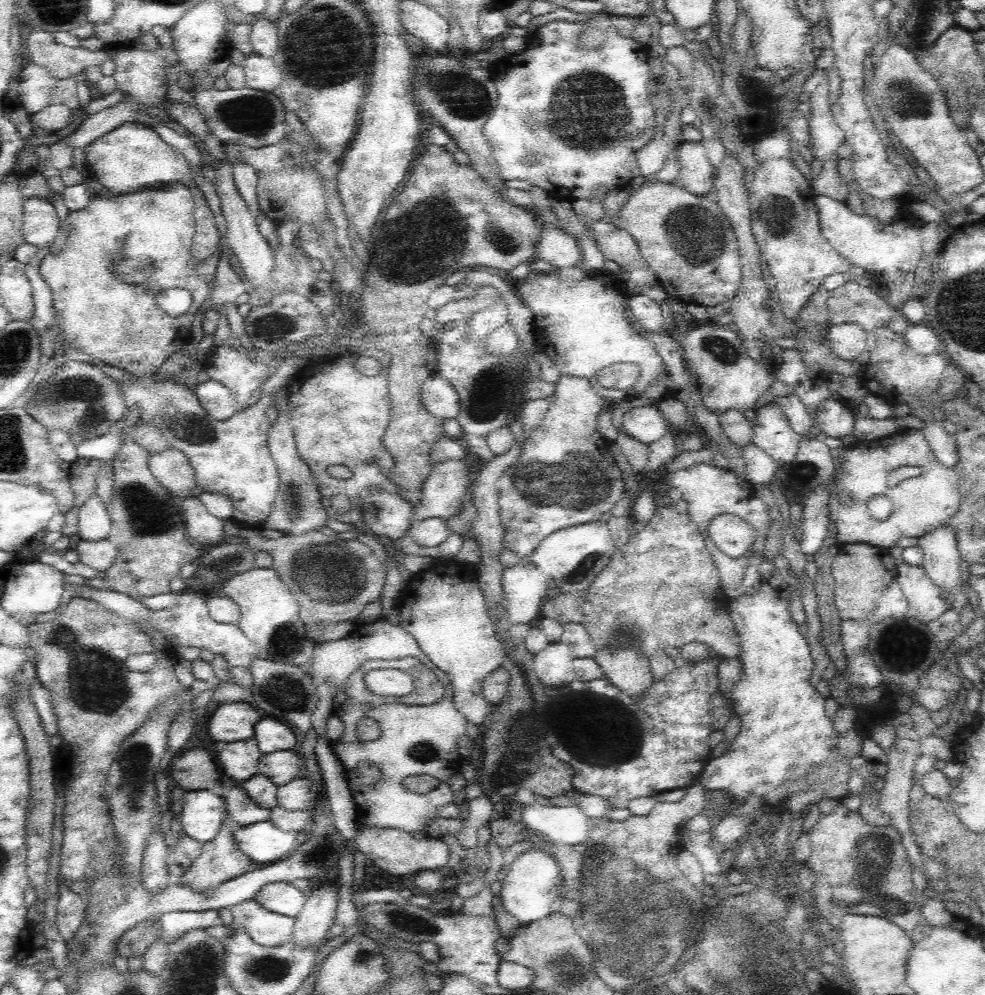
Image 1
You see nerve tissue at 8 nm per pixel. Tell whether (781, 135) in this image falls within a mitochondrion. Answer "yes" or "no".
no

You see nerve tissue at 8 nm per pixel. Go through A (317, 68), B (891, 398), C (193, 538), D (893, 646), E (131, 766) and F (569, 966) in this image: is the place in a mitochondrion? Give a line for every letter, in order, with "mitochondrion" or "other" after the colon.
A: mitochondrion
B: other
C: other
D: mitochondrion
E: mitochondrion
F: mitochondrion

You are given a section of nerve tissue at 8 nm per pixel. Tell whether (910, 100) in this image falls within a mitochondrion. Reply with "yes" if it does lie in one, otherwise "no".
yes

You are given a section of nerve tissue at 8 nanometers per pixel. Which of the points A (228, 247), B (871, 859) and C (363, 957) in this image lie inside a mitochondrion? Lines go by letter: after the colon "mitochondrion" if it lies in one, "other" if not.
A: other
B: mitochondrion
C: mitochondrion

